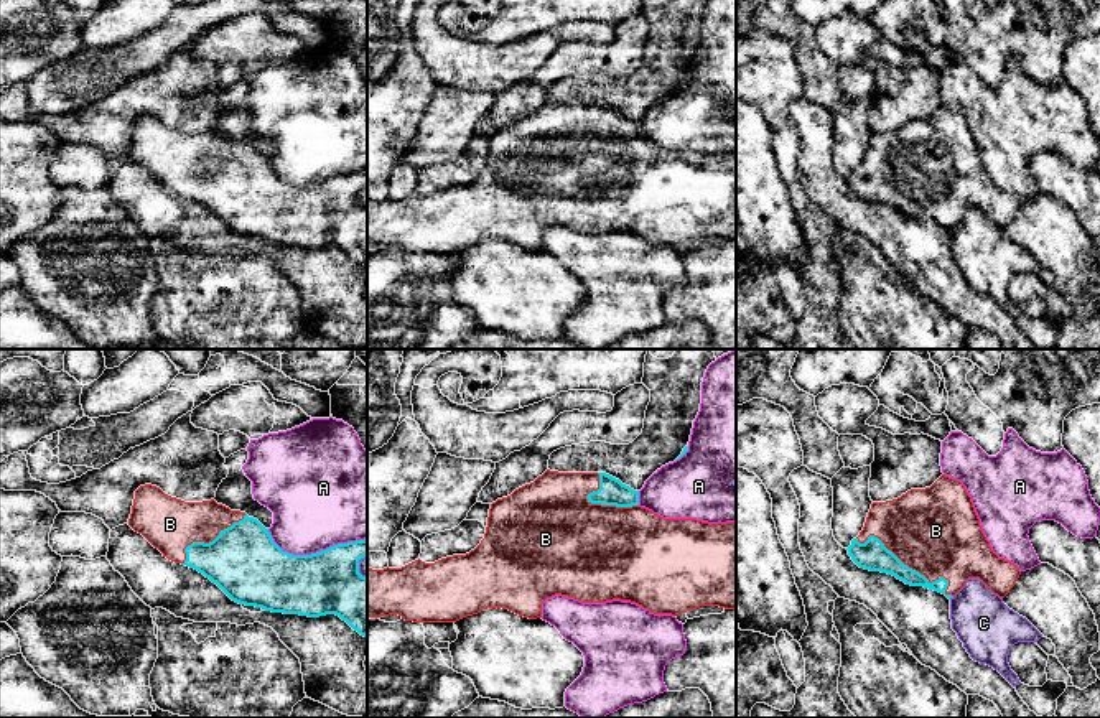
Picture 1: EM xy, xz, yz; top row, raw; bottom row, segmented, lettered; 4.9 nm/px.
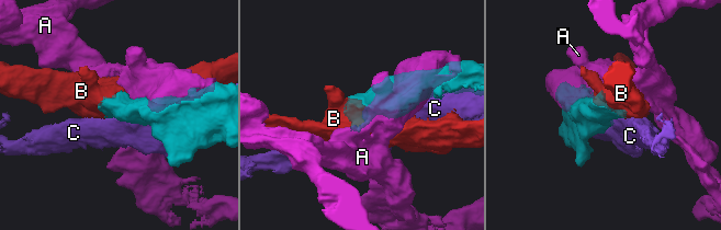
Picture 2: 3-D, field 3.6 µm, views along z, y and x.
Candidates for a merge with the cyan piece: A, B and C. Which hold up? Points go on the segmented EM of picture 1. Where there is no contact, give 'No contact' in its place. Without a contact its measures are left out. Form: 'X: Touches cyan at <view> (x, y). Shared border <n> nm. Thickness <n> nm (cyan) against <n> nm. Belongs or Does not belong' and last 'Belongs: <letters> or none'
A: Touches cyan at xy (315, 554). Shared border 500 nm. Thickness 320 nm (cyan) against 440 nm. Does not belong
B: Touches cyan at yz (908, 567). Shared border 550 nm. Thickness 150 nm (cyan) against 420 nm. Belongs
C: Touches cyan at xy (358, 567). Shared border 130 nm. Thickness 320 nm (cyan) against 80 nm. Does not belong
Belongs: B

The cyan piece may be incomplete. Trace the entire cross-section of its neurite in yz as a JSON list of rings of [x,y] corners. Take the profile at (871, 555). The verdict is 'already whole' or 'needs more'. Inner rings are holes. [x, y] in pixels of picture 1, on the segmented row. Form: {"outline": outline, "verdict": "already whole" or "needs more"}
{"outline": [[[945,474],[930,487],[873,502],[863,530],[846,550],[860,568],[893,575],[906,585],[939,591],[949,599],[968,578],[980,578],[988,590],[1004,598],[1021,575],[1014,563],[991,550],[965,486]]], "verdict": "needs more"}

